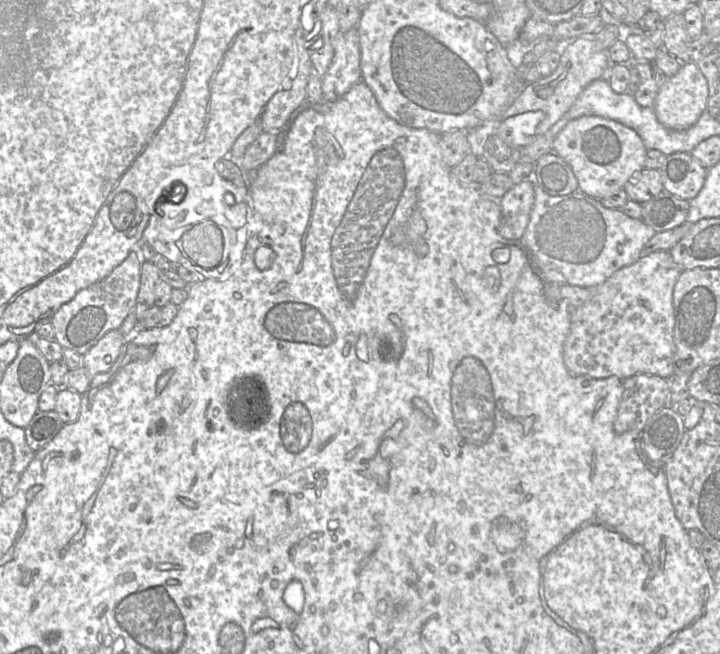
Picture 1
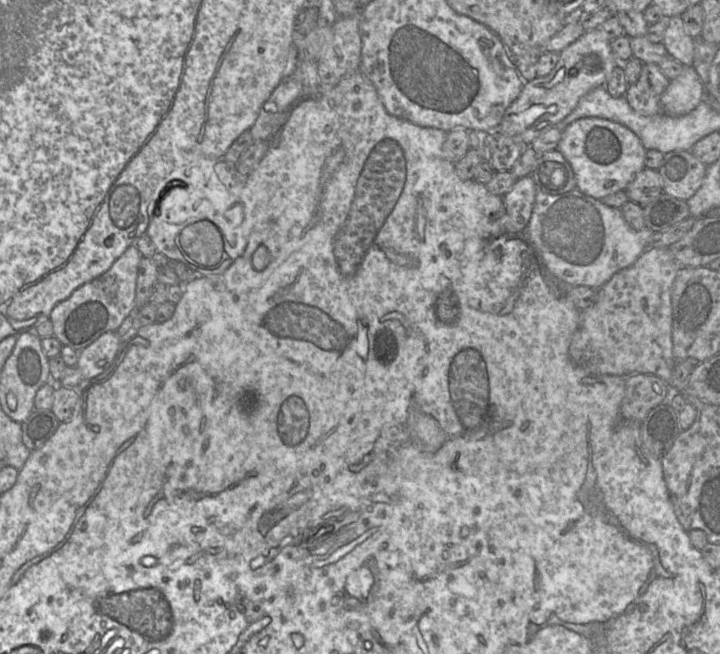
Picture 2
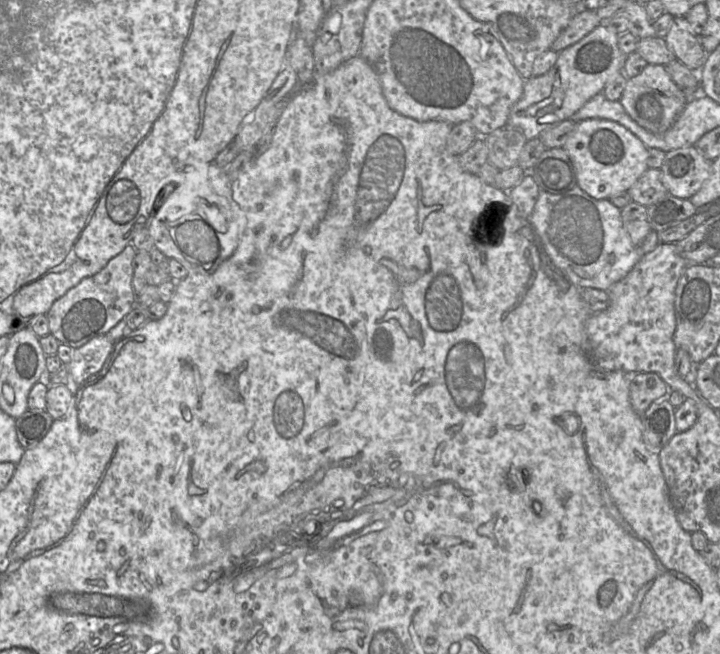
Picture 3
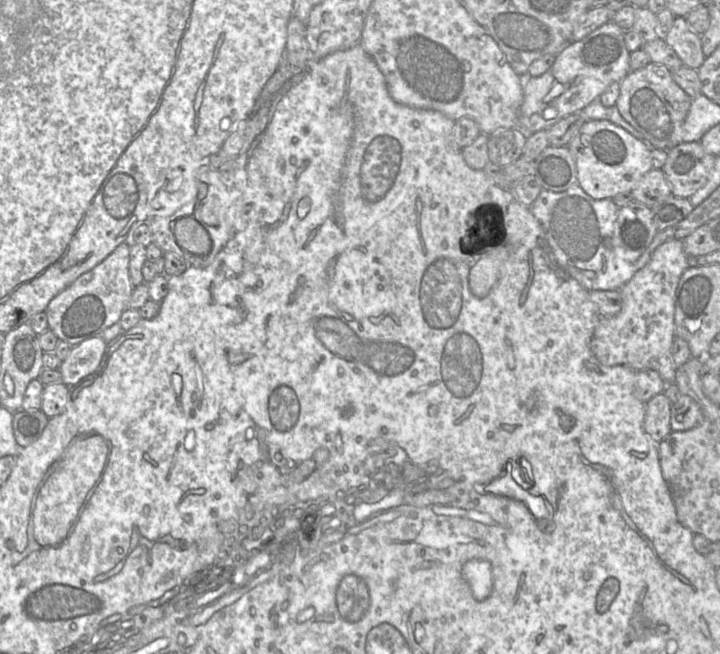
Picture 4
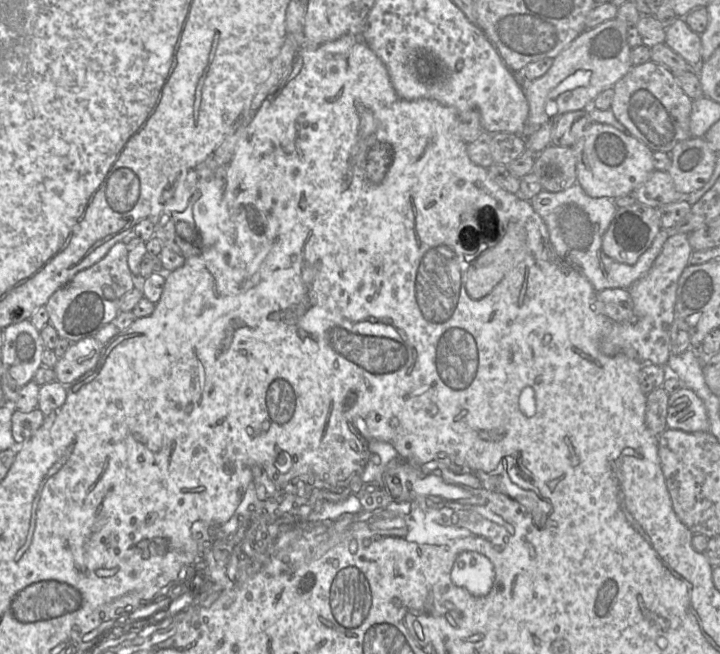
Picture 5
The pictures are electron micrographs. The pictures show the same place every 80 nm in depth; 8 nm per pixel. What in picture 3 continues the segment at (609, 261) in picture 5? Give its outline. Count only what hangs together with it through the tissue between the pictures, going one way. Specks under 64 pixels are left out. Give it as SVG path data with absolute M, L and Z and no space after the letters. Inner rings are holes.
M578 185L562 194L553 194L540 189L538 199L529 220L540 236L545 252L556 267L580 289L596 288L608 290L614 283L623 279L647 253L659 244L657 232L647 236L640 246L633 245L621 218L621 209L609 199L596 199Z

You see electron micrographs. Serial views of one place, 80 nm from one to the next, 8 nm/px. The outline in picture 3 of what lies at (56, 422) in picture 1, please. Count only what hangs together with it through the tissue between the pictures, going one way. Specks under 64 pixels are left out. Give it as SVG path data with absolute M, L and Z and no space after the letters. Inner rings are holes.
M27 410L15 419L16 434L24 449L35 447L48 433L54 419L46 410Z

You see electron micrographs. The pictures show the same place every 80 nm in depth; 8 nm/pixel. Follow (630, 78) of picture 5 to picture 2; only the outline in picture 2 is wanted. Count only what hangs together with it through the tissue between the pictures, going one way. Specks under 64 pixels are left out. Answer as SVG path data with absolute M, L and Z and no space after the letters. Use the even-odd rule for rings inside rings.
M643 64L638 81L628 86L624 96L632 109L640 115L662 114L660 99L669 82L659 65Z

